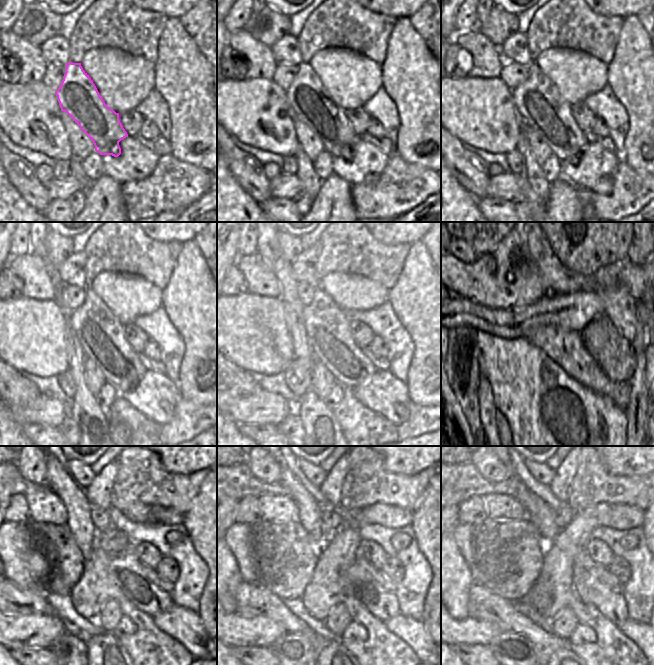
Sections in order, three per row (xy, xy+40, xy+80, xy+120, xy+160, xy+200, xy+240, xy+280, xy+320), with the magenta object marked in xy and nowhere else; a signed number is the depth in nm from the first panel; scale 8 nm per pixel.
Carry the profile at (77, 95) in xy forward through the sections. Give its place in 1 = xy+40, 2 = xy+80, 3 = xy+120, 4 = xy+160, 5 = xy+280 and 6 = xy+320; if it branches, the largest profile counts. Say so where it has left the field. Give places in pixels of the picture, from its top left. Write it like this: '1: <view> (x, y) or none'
1: xy+40 (307, 97)
2: xy+80 (537, 99)
3: xy+120 (102, 336)
4: xy+160 (328, 329)
5: xy+280 (381, 601)
6: xy+320 (608, 598)

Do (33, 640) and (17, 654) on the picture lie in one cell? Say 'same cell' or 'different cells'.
different cells

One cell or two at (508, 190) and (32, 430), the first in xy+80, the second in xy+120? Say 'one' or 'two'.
two

